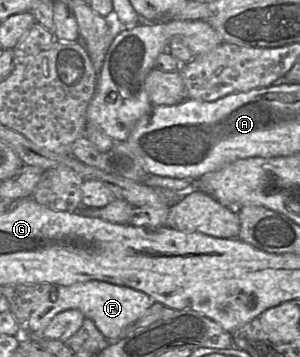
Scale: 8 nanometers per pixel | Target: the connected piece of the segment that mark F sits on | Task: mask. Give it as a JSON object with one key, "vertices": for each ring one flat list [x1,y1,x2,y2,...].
{"vertices":[[92,280,69,286,57,286,50,299,32,311,24,328,31,335,40,335,57,314,68,309,78,309,85,318,89,318,95,323,108,341,114,341,125,329,134,324,153,303,154,300,142,291,105,281]]}

